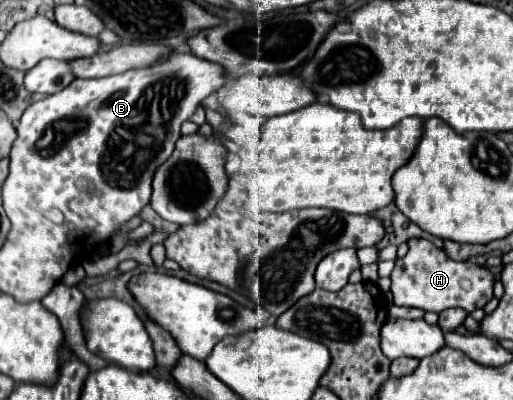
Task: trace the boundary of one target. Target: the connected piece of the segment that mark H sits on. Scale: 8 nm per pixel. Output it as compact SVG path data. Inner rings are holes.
M408 239L408 253L404 259L396 259L392 269L392 295L396 305L404 307L418 307L424 311L440 313L450 307L462 307L464 311L472 313L478 307L484 307L492 297L494 289L494 273L488 267L478 263L456 263L446 257L442 249L438 249L428 239Z

